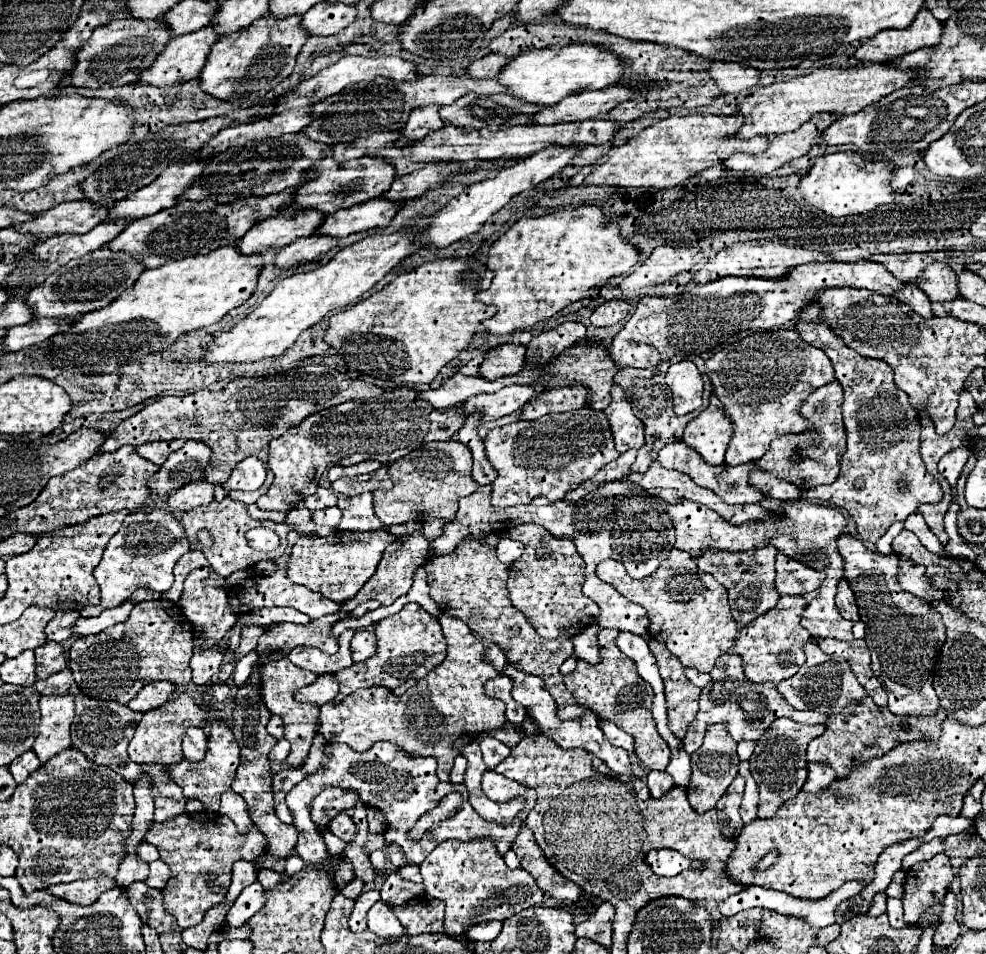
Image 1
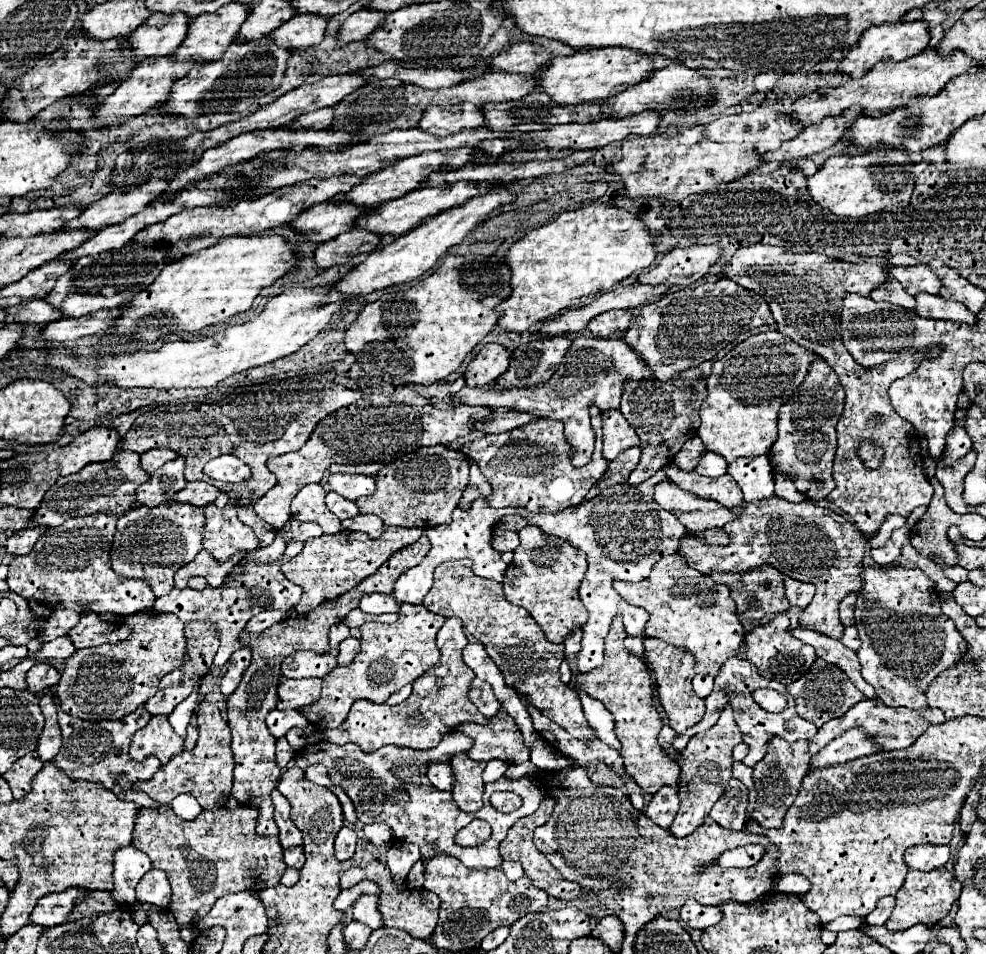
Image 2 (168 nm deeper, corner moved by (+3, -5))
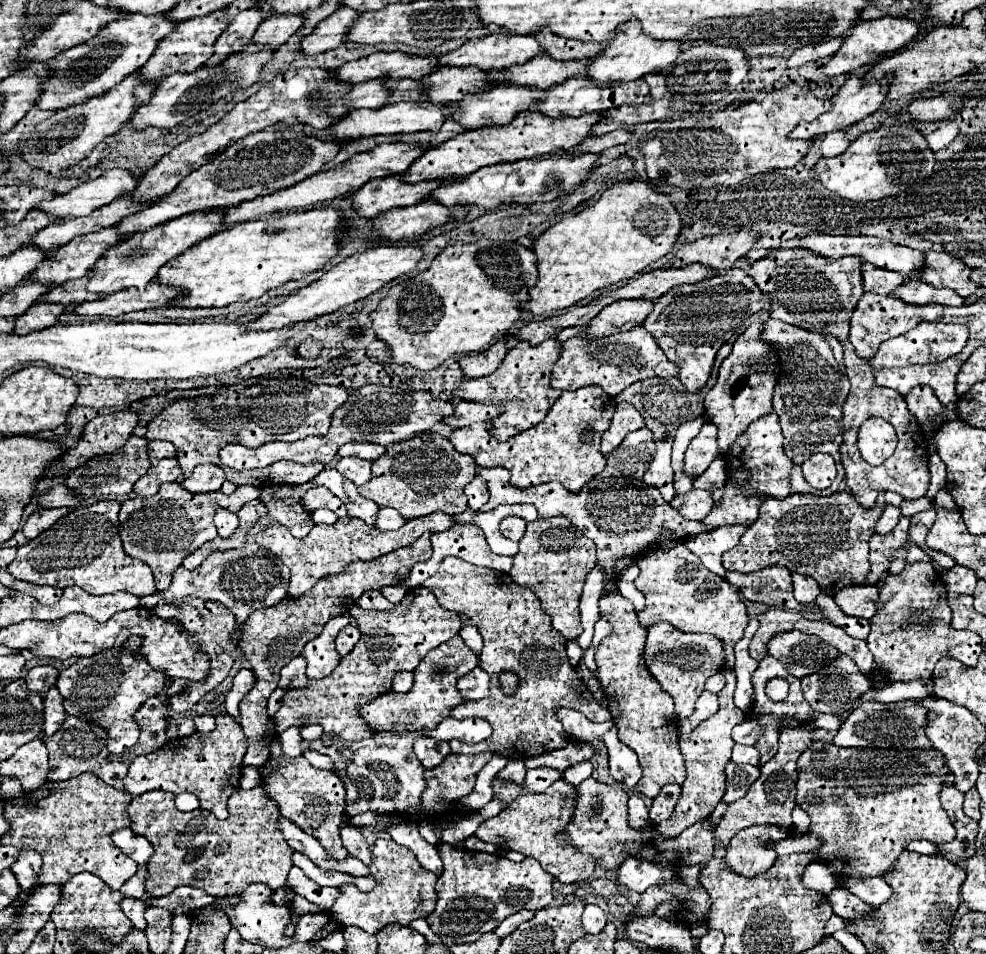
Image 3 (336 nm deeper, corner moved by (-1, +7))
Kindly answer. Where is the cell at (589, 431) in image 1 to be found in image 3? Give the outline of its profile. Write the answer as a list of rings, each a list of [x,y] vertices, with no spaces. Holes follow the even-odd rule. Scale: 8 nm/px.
[[[585,386],[575,392],[563,392],[559,402],[551,406],[545,420],[539,422],[539,426],[525,430],[523,434],[517,434],[507,442],[499,442],[491,434],[489,424],[483,422],[453,430],[449,440],[453,442],[455,450],[471,454],[481,468],[493,468],[493,466],[507,468],[511,472],[511,486],[515,488],[539,486],[543,482],[555,480],[561,482],[567,490],[579,492],[607,464],[607,458],[599,450],[599,442],[603,432],[611,424],[615,404],[617,402],[609,394],[605,394],[603,388]],[[587,426],[595,430],[595,436],[589,442],[583,442],[579,436],[585,432]]]

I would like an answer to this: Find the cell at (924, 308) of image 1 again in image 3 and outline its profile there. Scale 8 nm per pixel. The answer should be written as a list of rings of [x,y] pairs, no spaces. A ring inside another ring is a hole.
[[[867,262],[861,266],[861,270],[863,270],[863,288],[877,294],[893,294],[893,290],[897,290],[905,280],[901,274],[895,274],[891,270],[879,270],[877,266],[871,266]]]

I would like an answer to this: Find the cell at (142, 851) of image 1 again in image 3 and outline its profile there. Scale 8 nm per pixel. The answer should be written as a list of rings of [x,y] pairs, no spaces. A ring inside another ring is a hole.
[[[123,828],[111,834],[113,842],[129,856],[137,862],[137,866],[147,866],[151,854],[153,854],[153,846],[151,842],[147,842],[147,838],[137,836],[131,828]]]

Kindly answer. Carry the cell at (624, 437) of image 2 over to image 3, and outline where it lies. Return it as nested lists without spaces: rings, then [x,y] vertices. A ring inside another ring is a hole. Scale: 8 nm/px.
[[[619,402],[617,408],[615,408],[613,422],[611,422],[609,430],[601,438],[601,452],[603,454],[613,452],[629,432],[639,430],[643,426],[645,426],[643,416],[633,406],[629,406],[627,402]]]

